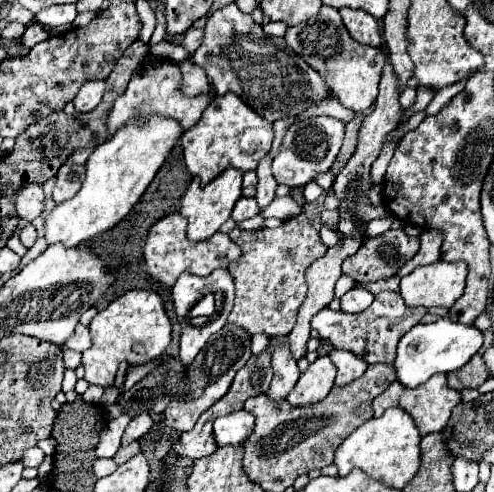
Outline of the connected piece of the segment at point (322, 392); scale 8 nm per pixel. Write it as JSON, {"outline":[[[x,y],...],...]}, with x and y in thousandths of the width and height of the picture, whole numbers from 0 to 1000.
{"outline":[[[646,726],[621,746],[621,754],[609,758],[581,815],[589,823],[617,823],[658,811],[678,778],[678,750],[682,746],[670,738],[666,726]]]}

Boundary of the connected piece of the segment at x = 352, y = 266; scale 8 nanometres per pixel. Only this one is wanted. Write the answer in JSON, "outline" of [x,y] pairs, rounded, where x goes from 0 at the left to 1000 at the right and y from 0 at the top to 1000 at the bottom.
{"outline":[[[787,465],[775,478],[763,482],[743,482],[731,498],[731,506],[702,522],[694,535],[694,555],[715,563],[719,575],[751,575],[767,567],[787,567],[796,563],[836,518],[848,510],[848,482],[828,482],[816,465]]]}

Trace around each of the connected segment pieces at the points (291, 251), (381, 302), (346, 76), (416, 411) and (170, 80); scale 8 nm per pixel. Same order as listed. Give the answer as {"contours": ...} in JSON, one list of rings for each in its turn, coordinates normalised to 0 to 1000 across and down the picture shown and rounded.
{"contours":[[[[609,433],[573,449],[561,465],[532,461],[520,470],[488,470],[476,461],[464,482],[488,502],[488,522],[464,539],[476,567],[476,624],[464,640],[464,657],[488,661],[508,681],[585,681],[621,600],[617,551],[662,510],[634,453]]],[[[775,591],[775,596],[759,600],[759,612],[739,632],[719,636],[719,640],[698,636],[698,632],[670,632],[666,624],[650,628],[634,644],[630,665],[638,673],[646,673],[646,681],[654,689],[670,693],[678,709],[711,713],[711,717],[727,722],[731,730],[739,730],[743,738],[796,738],[796,730],[804,722],[808,689],[832,665],[840,665],[860,636],[864,636],[860,624],[824,624],[808,596]]],[[[654,10],[642,35],[585,55],[577,67],[577,83],[605,116],[613,116],[630,136],[638,136],[638,144],[650,148],[650,157],[666,169],[682,201],[702,222],[727,230],[759,209],[771,148],[779,136],[779,104],[771,104],[771,96],[723,87],[698,59],[682,18]]],[[[881,762],[877,770],[868,770],[864,778],[856,778],[852,787],[840,787],[840,791],[812,787],[812,778],[796,774],[783,787],[783,795],[775,795],[767,807],[759,807],[755,835],[759,835],[759,848],[771,848],[779,839],[779,831],[804,823],[804,827],[820,831],[840,852],[852,884],[868,884],[868,880],[881,880],[881,876],[897,876],[897,868],[905,864],[905,856],[913,848],[913,831],[929,815],[933,815],[933,799],[905,783],[905,762]]],[[[330,124],[322,132],[294,132],[289,140],[281,140],[269,161],[261,165],[261,177],[257,185],[233,205],[225,230],[221,230],[221,242],[217,242],[217,262],[221,262],[221,274],[229,274],[233,266],[241,266],[257,246],[261,238],[269,238],[273,226],[281,226],[285,234],[298,234],[298,230],[322,230],[322,234],[334,234],[334,238],[346,238],[346,242],[358,242],[370,262],[387,262],[391,254],[399,254],[399,246],[407,242],[407,230],[415,226],[415,217],[427,209],[431,193],[419,197],[419,193],[403,193],[403,197],[374,197],[366,185],[362,185],[362,169],[366,169],[366,144],[358,136],[354,124]]]]}

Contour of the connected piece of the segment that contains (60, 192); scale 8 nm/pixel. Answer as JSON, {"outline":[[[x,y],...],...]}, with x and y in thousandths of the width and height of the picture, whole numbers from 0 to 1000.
{"outline":[[[132,331],[115,352],[115,376],[107,384],[107,404],[115,413],[144,404],[148,396],[156,396],[168,368],[172,368],[172,335]]]}

